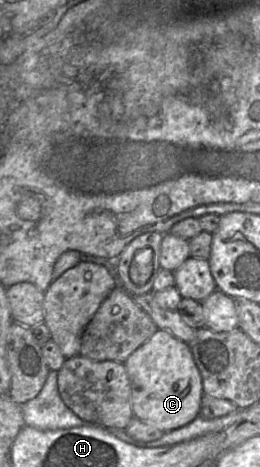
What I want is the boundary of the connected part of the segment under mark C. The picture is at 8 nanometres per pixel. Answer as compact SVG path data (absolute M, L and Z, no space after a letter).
M158 329L124 362L131 384L133 416L166 433L179 429L199 416L204 395L202 377L189 344Z

